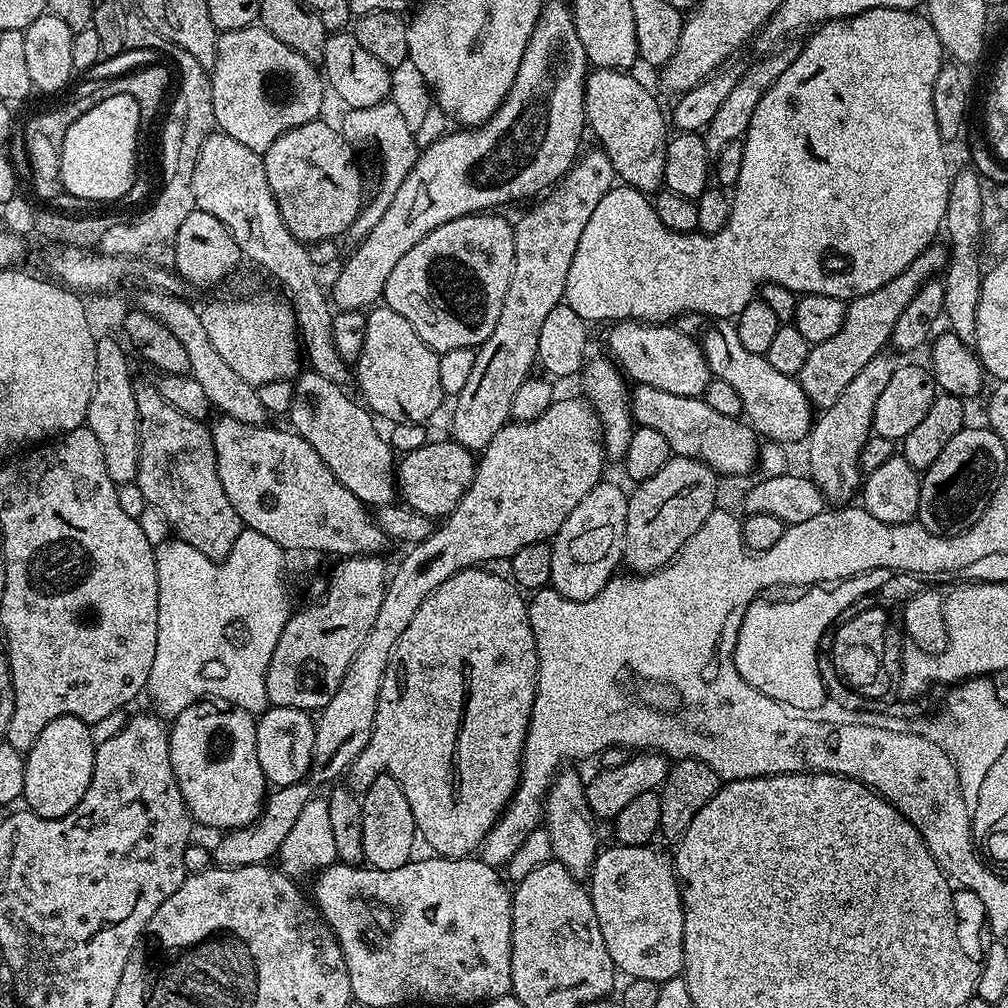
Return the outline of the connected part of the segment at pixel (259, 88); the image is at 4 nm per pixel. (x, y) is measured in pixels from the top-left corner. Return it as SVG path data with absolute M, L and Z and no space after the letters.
M253 26L219 33L216 37L216 61L210 69L210 75L210 116L216 119L215 127L256 153L265 152L279 136L286 134L286 130L294 130L306 122L321 119L324 92L326 96L326 81L321 69L298 54L298 50L290 50L286 42L278 42L274 34L262 27Z

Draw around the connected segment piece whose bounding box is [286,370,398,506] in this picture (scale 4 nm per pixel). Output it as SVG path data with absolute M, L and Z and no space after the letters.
M301 371L294 383L294 402L286 417L291 431L314 446L314 454L330 466L330 474L334 474L334 478L354 494L354 498L369 506L393 503L398 496L397 461L385 433L376 429L377 421L372 413L359 399L351 400L343 387L314 371Z

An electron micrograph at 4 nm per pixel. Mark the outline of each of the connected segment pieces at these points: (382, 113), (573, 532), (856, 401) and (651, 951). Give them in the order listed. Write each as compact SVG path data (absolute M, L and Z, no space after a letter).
M391 100L375 104L370 107L349 109L343 113L345 116L340 122L340 129L348 142L354 146L366 144L375 146L378 150L378 158L380 160L380 168L382 174L380 176L380 189L374 196L369 197L368 203L365 203L361 209L359 217L352 223L350 229L350 237L352 236L351 245L356 247L366 240L370 231L381 222L382 217L386 214L386 209L393 201L394 194L398 192L398 187L406 178L406 174L414 166L420 150L416 148L416 136L412 133L409 126L403 120L403 115L399 113L398 108L394 106Z
M601 482L570 510L570 518L562 522L562 526L552 537L552 561L550 562L551 587L558 594L570 600L588 600L594 598L606 586L606 582L612 579L617 571L616 567L621 567L624 559L624 535L626 534L626 514L628 513L627 491L623 492L616 484Z
M891 351L879 352L858 375L850 381L850 386L842 390L842 394L834 402L834 406L823 409L812 421L812 431L806 437L808 444L807 475L818 486L825 501L832 506L844 506L852 495L857 495L862 484L860 471L860 455L862 446L866 446L869 436L873 435L872 419L874 418L874 402L882 394L882 389L890 383L890 377L898 366L898 360Z
M616 844L599 853L592 864L590 891L594 902L594 914L598 914L598 926L602 926L602 938L606 938L606 950L625 977L633 980L663 982L677 979L684 970L684 904L680 901L680 881L673 861L656 846L626 846Z

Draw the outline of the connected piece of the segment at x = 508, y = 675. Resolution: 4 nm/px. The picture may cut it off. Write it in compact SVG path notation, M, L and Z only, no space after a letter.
M477 566L475 568L464 568L458 574L454 574L450 578L446 578L446 582L442 582L442 586L438 586L438 590L434 590L426 598L426 602L422 602L422 606L418 610L418 614L414 614L414 618L410 621L410 626L406 626L406 631L403 632L402 638L398 638L398 642L394 646L392 656L388 659L386 666L386 674L380 680L380 689L378 690L378 710L374 718L374 726L370 734L370 742L366 746L364 755L362 757L362 764L368 768L376 768L372 770L379 770L381 773L392 776L402 786L402 794L406 794L406 802L410 802L410 810L414 814L414 822L416 823L416 831L426 843L432 847L431 851L438 856L450 856L453 858L468 858L479 849L480 845L484 843L486 834L496 824L497 818L504 813L505 808L508 807L512 800L513 793L516 792L517 782L520 780L520 758L524 755L524 743L526 742L526 734L528 733L528 723L530 722L530 714L534 706L534 698L536 697L536 675L538 674L538 650L534 642L534 630L531 629L531 620L528 617L527 599L520 597L522 595L521 589L507 575L499 576L496 572L484 572L483 567Z

